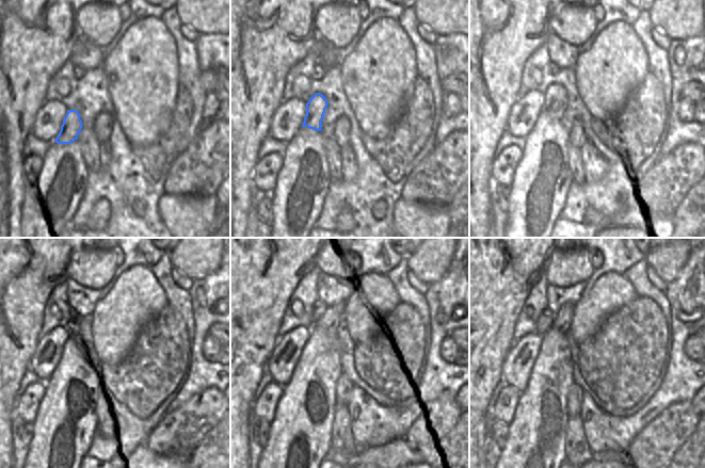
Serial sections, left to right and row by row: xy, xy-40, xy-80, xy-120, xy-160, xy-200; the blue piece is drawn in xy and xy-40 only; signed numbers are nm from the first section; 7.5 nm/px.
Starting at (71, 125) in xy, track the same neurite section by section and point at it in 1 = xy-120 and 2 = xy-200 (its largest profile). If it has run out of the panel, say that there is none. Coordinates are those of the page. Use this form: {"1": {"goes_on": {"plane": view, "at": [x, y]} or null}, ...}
{"1": {"goes_on": {"plane": "xy-120", "at": [79, 333]}}, "2": {"goes_on": {"plane": "xy-200", "at": [562, 319]}}}

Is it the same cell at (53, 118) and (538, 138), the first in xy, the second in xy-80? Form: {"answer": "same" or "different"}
{"answer": "different"}

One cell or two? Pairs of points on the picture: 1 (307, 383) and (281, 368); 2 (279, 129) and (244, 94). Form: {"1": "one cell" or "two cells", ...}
{"1": "two cells", "2": "two cells"}

